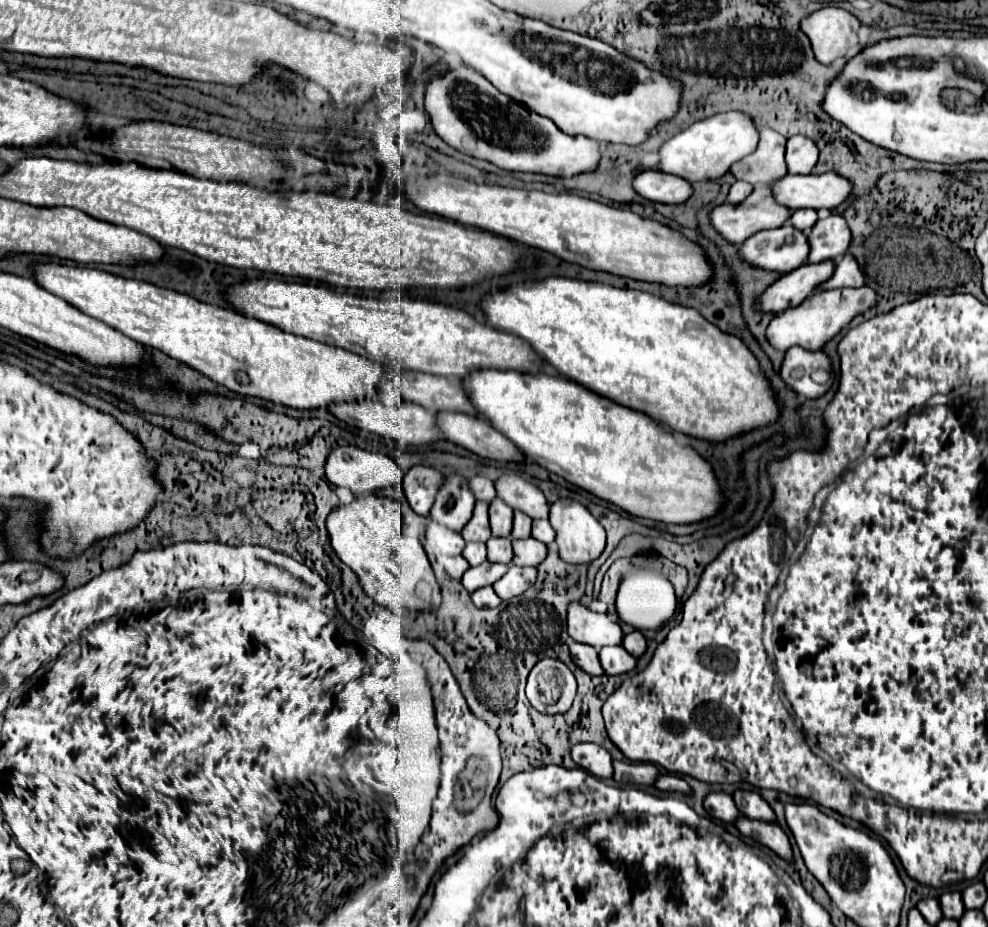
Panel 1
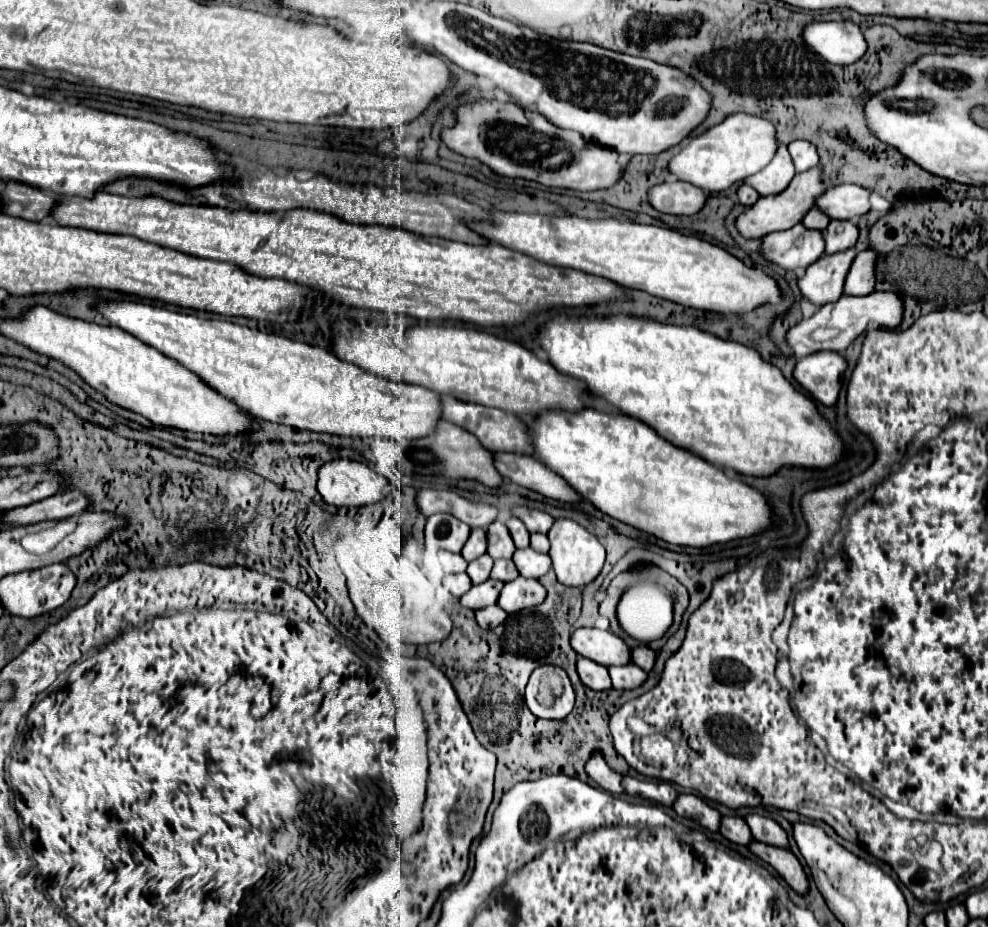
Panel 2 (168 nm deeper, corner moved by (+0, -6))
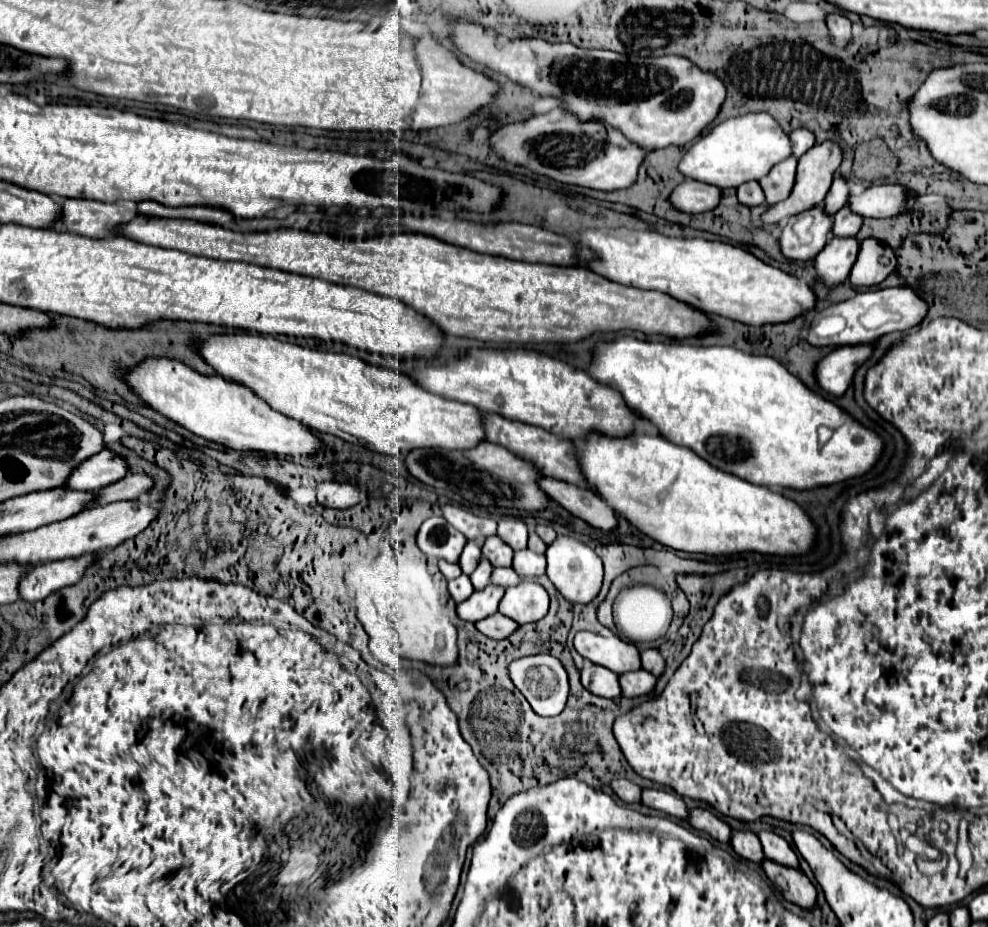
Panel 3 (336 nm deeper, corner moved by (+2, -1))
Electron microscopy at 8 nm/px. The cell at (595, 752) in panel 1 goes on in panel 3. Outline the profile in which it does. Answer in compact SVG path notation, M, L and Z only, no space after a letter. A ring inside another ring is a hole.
M615 779L611 783L611 789L625 803L639 803L641 801L641 787L637 787L635 783L631 783L627 779Z

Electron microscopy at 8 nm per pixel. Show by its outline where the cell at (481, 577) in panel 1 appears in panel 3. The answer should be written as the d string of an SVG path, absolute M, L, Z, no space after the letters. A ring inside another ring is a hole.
M487 585L483 591L475 591L467 601L457 605L457 615L469 623L477 623L489 615L497 613L499 601L503 599L505 589L497 585Z

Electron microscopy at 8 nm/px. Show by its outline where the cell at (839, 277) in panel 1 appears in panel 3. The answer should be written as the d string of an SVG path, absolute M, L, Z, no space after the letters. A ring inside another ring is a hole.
M867 237L859 247L859 257L851 269L849 281L859 287L879 285L895 271L895 267L897 259L893 249L883 241Z

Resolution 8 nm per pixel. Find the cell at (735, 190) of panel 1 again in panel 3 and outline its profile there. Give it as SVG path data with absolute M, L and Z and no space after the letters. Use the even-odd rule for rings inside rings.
M749 181L741 187L737 187L737 197L739 197L739 203L747 205L747 207L755 207L755 205L761 205L765 203L765 195L763 195L763 189L757 181Z

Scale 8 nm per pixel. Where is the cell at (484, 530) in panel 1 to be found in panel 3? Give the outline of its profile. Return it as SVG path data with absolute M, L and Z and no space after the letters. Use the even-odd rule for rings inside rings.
M467 541L463 553L461 553L461 559L459 559L459 567L465 575L471 575L471 571L477 567L481 559L481 549L475 545L475 541Z

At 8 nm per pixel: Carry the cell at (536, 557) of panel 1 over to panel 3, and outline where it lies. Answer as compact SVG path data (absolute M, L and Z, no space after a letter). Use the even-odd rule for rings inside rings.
M529 549L517 551L513 557L513 569L519 577L539 577L545 573L545 555L537 555Z

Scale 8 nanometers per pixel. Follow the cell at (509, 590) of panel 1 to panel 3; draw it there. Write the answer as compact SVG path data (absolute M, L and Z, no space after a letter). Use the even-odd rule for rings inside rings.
M521 581L515 587L505 591L505 597L499 605L499 613L515 619L515 623L537 623L543 619L549 609L549 595L547 591L535 581Z

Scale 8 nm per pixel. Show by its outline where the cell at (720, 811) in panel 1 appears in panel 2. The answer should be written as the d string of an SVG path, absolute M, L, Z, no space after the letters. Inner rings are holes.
M723 816L719 832L727 840L731 840L735 844L743 844L743 846L747 846L753 840L751 830L747 828L747 822L743 818L739 818L739 816Z

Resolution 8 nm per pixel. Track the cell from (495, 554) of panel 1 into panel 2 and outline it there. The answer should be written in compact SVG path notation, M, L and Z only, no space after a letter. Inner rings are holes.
M495 560L493 570L491 570L491 578L499 578L503 582L509 582L517 576L519 576L519 572L517 572L513 560Z

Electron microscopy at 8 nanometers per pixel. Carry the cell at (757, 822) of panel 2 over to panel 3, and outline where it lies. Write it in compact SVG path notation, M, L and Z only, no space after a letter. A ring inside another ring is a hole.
M761 831L759 839L761 839L763 851L765 851L765 855L769 855L769 859L777 859L777 863L785 863L787 867L799 867L799 859L797 859L795 851L789 847L789 843L783 837L779 837L771 831Z

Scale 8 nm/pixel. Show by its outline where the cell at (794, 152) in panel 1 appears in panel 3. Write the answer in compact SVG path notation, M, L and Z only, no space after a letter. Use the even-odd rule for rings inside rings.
M805 129L791 131L789 137L791 137L791 141L793 141L793 155L795 155L797 159L815 145L815 135L813 135L811 131L805 131Z

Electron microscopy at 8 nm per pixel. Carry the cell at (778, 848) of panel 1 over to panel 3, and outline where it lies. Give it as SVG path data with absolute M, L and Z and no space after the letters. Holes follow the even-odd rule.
M769 859L763 861L763 871L771 879L771 883L777 887L777 891L783 893L783 897L789 903L799 905L801 909L815 909L817 903L817 891L811 885L811 881L803 875L803 871L783 867L779 863L773 863Z

